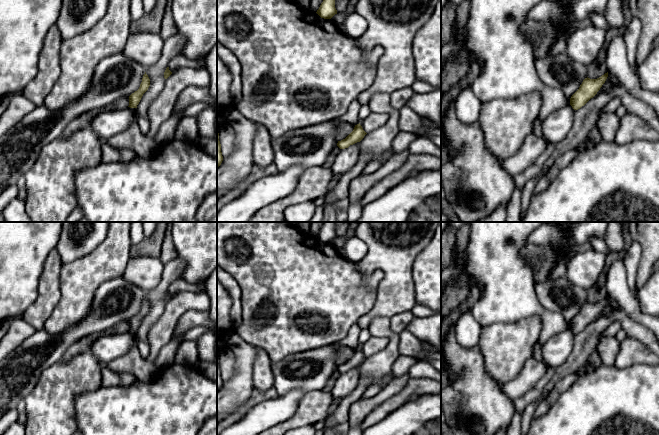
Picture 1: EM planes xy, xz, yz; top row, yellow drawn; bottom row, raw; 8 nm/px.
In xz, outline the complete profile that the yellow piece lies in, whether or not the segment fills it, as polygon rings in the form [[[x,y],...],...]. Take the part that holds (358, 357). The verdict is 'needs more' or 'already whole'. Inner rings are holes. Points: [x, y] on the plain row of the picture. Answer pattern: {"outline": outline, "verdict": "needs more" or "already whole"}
{"outline": [[[359,347],[355,349],[353,355],[345,363],[338,365],[337,370],[340,373],[348,372],[350,369],[360,366],[366,358]]], "verdict": "already whole"}

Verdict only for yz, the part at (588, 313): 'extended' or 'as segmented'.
as segmented

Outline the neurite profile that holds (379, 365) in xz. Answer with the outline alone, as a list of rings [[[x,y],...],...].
[[[393,334],[383,350],[364,360],[360,366],[359,379],[367,378],[369,385],[381,380],[392,372],[392,366],[399,356],[399,336]]]

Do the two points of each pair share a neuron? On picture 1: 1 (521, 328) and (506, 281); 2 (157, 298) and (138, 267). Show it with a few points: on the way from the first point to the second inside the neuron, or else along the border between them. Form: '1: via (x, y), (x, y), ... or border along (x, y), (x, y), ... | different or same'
1: border along (542, 318), (531, 314), (513, 323), (496, 323) | different
2: border along (164, 268), (161, 280), (154, 287), (146, 291) | different

